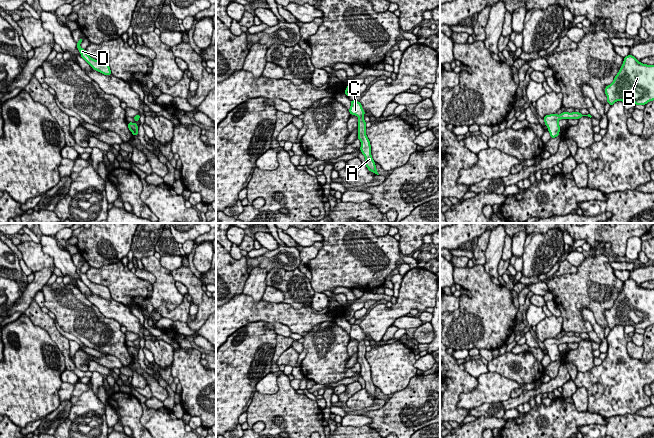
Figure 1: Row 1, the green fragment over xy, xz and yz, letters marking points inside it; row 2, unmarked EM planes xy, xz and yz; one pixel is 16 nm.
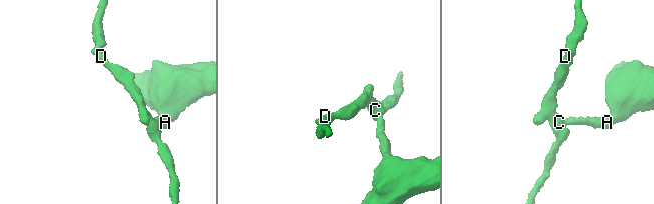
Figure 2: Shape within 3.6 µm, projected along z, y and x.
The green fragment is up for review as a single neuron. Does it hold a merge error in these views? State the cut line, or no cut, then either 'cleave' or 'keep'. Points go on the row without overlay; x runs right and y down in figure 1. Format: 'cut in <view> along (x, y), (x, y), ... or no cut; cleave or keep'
no cut; keep

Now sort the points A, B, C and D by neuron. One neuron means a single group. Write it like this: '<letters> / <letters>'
A B C D

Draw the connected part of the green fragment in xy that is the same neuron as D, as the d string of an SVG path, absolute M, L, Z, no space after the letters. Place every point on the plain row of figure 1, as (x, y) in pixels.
M82 263L77 266L77 273L80 275L81 281L94 293L104 299L111 299L110 291L107 287L92 283L86 276L85 273L80 271Z

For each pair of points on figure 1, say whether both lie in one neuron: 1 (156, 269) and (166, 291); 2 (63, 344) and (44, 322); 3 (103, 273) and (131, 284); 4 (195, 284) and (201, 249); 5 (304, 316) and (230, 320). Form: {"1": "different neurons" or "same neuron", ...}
{"1": "same neuron", "2": "same neuron", "3": "same neuron", "4": "different neurons", "5": "same neuron"}

